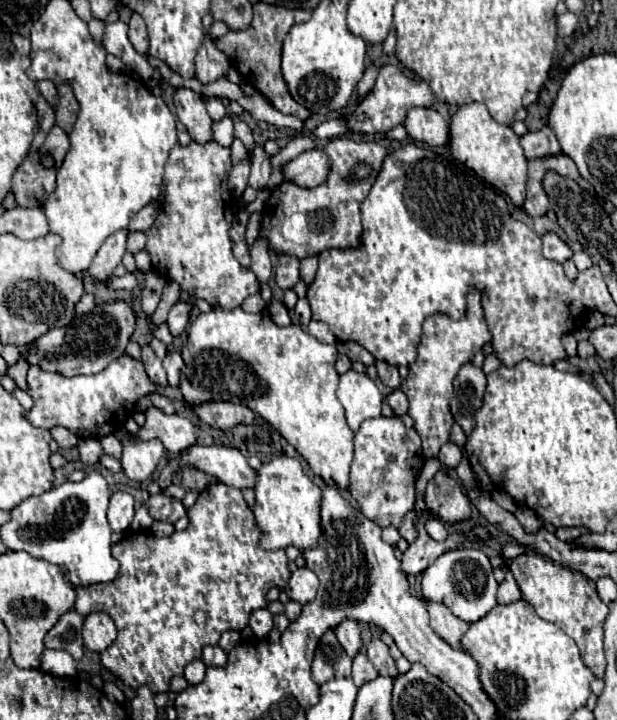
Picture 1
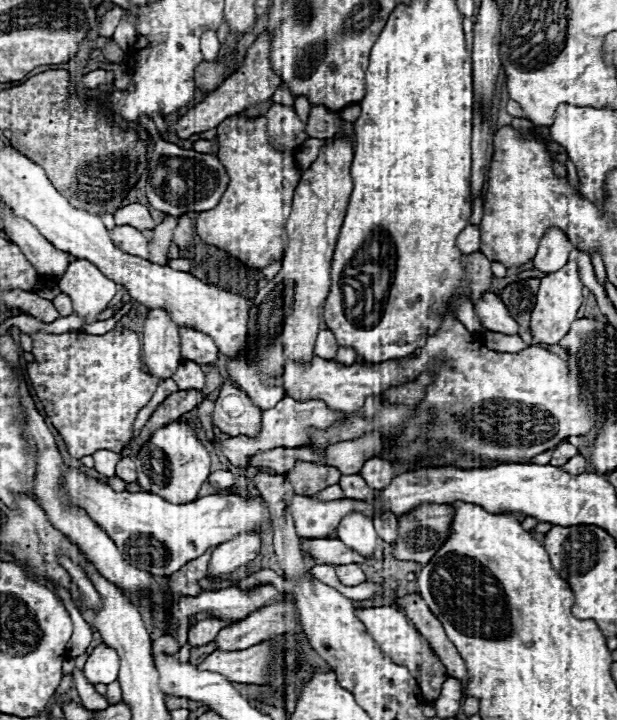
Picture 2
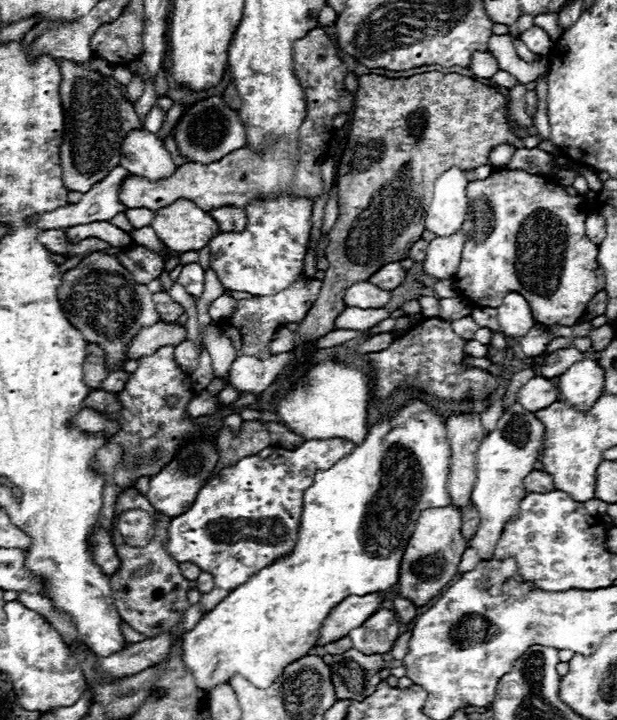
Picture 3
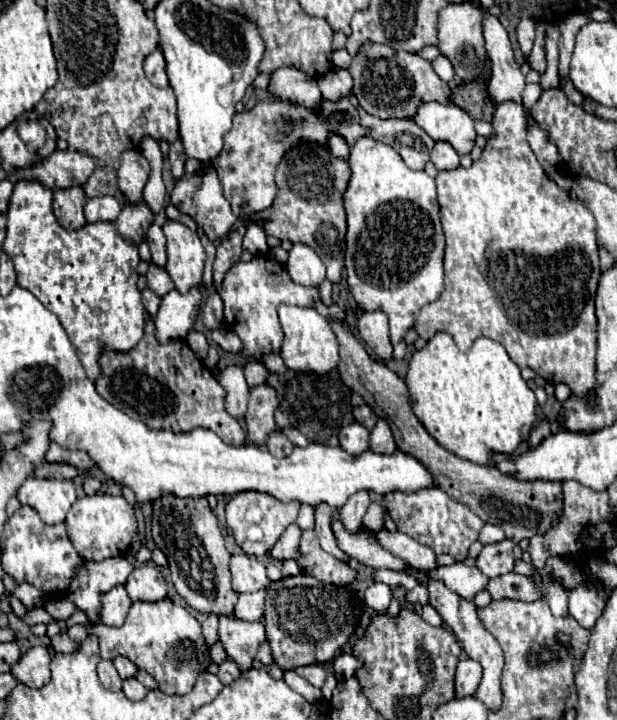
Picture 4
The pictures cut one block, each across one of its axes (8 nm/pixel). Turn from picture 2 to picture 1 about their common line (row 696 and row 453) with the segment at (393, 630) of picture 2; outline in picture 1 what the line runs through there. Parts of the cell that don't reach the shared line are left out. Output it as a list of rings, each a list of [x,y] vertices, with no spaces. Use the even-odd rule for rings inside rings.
[[[470,292],[468,296],[468,312],[460,320],[452,320],[444,314],[434,314],[424,320],[422,340],[418,344],[418,360],[410,366],[408,378],[402,382],[402,390],[408,396],[410,410],[408,414],[414,420],[414,428],[422,438],[422,448],[426,458],[436,458],[440,448],[450,438],[450,428],[454,424],[450,412],[450,398],[454,392],[454,378],[462,364],[468,364],[474,354],[490,342],[490,330],[484,320],[482,296],[478,292]]]

